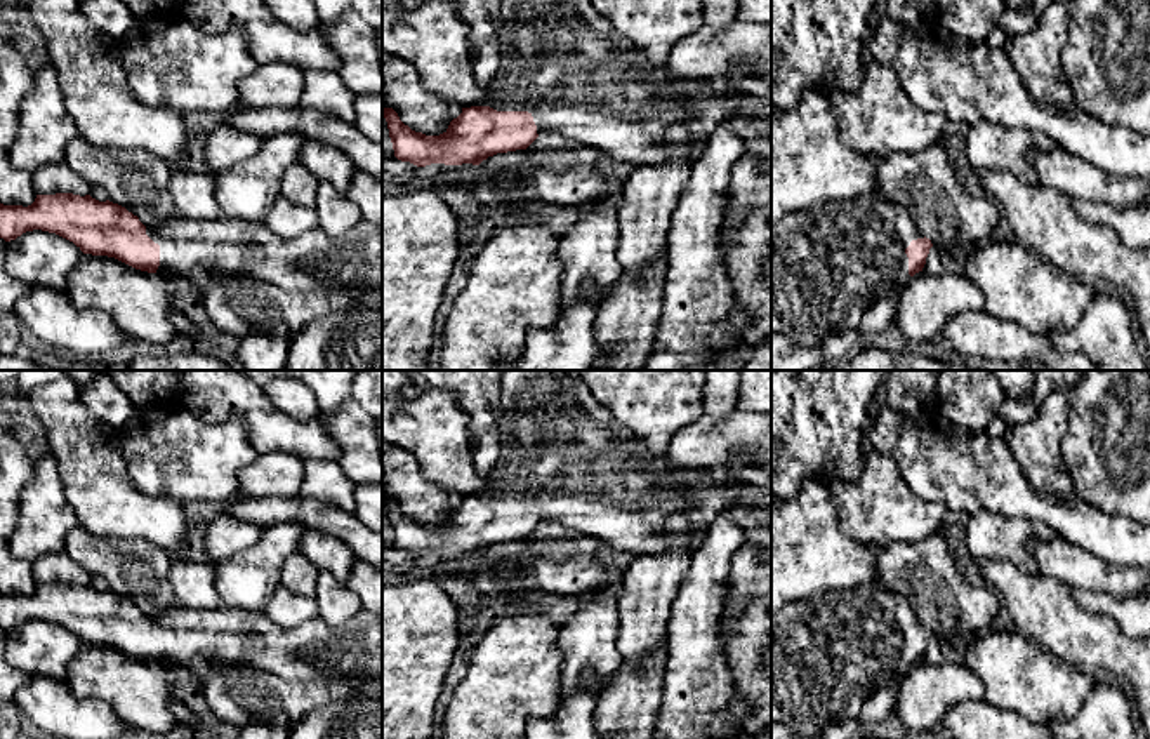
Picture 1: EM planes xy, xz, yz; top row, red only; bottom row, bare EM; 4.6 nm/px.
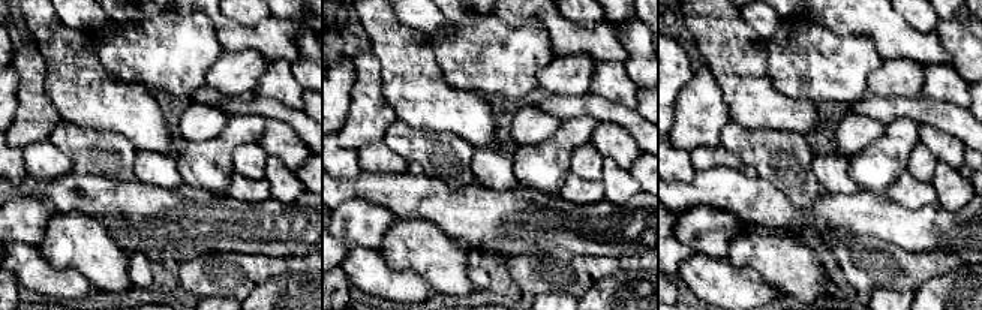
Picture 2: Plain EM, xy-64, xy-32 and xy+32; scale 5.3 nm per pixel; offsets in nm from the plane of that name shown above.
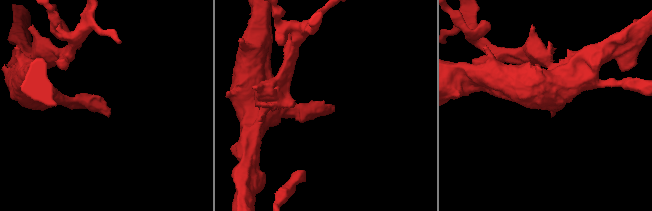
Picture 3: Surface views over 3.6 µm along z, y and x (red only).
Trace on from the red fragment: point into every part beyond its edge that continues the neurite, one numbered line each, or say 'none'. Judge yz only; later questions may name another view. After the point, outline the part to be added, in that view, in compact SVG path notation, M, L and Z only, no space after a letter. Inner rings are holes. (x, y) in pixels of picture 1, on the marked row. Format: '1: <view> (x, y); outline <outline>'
1: yz (829, 265); outline M879 193L827 202L816 209L790 212L771 230L771 332L804 348L820 348L827 337L860 330L865 311L879 299L896 299L909 275L905 249L924 238L909 210Z

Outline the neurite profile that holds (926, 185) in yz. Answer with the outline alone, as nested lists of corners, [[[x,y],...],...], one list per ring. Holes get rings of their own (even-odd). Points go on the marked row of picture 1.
[[[942,136],[933,146],[915,155],[872,158],[877,176],[877,193],[909,210],[910,217],[936,249],[948,250],[957,261],[992,240],[1001,209],[983,195],[973,195],[957,179],[947,139]]]

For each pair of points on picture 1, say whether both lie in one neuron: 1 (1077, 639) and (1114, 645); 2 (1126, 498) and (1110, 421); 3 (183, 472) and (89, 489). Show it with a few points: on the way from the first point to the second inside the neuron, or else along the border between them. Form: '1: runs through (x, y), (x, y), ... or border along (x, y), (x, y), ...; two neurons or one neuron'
1: runs through (1086, 640), (1105, 645); one neuron
2: runs through (1126, 479), (1126, 461), (1119, 454), (1119, 440); one neuron
3: border along (120, 440), (131, 484), (141, 492), (167, 498); two neurons

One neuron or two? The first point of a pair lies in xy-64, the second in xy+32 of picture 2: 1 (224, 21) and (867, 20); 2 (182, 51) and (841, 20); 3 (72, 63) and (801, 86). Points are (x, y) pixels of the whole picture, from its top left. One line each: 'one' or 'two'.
1: one
2: two
3: two

